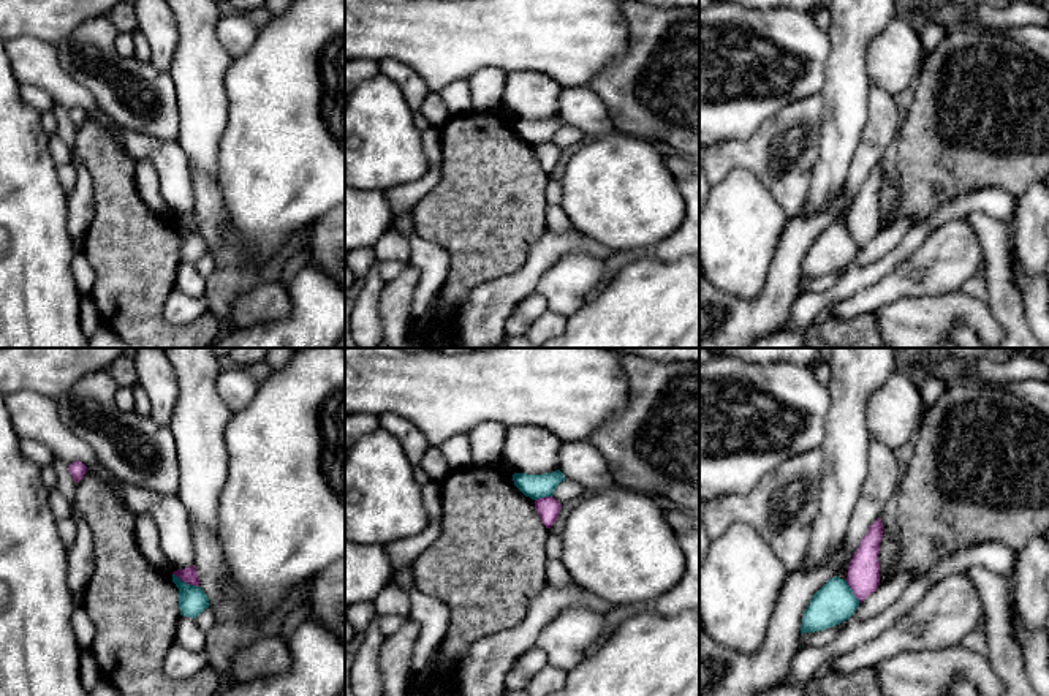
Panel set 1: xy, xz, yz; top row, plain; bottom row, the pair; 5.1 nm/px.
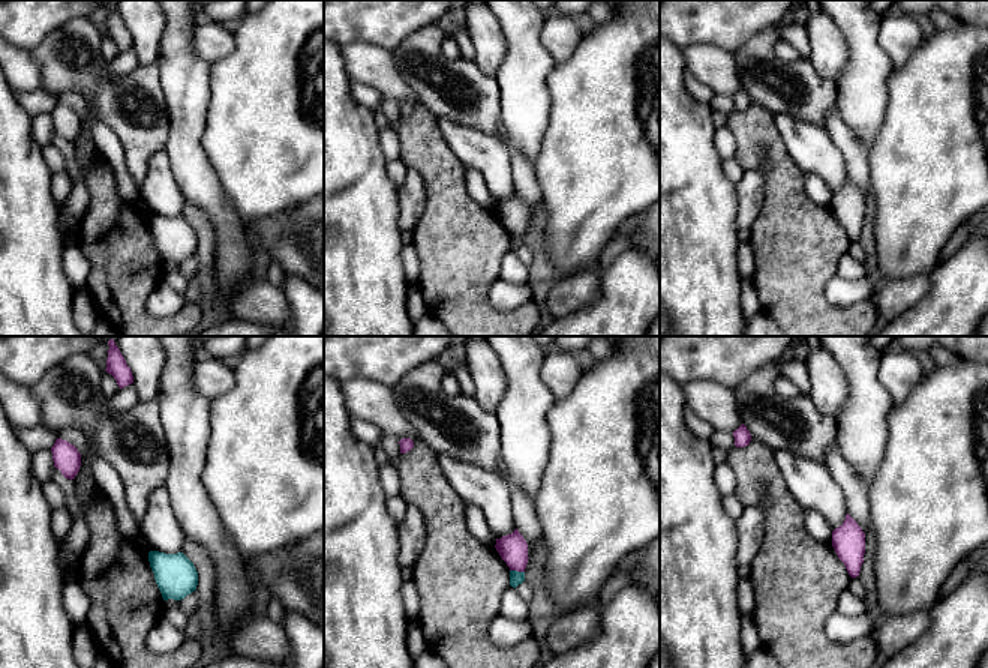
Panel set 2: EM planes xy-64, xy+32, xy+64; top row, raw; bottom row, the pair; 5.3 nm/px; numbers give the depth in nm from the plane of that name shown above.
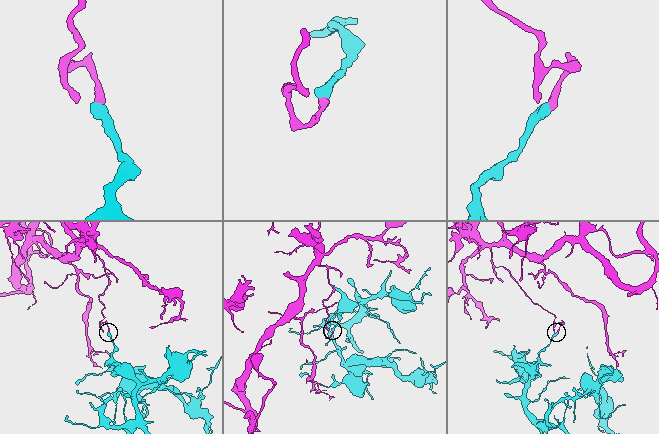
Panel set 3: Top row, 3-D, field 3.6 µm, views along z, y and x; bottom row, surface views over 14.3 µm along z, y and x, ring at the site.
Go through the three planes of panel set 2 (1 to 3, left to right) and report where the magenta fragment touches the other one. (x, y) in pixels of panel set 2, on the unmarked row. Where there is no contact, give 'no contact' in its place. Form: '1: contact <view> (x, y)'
1: no contact
2: contact xy+32 (516, 234)
3: no contact

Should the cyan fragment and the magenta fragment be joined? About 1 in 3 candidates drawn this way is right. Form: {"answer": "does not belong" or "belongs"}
{"answer": "does not belong"}

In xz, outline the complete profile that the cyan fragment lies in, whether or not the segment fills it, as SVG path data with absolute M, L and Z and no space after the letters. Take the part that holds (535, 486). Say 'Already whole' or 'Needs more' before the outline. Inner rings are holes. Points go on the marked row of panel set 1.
Already whole. M560 470L544 475L514 473L513 481L525 497L538 500L552 497L557 486L565 481L565 476Z

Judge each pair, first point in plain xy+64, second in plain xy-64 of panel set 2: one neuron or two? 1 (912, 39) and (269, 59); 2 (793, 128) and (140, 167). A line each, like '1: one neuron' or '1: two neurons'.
1: two neurons
2: two neurons

